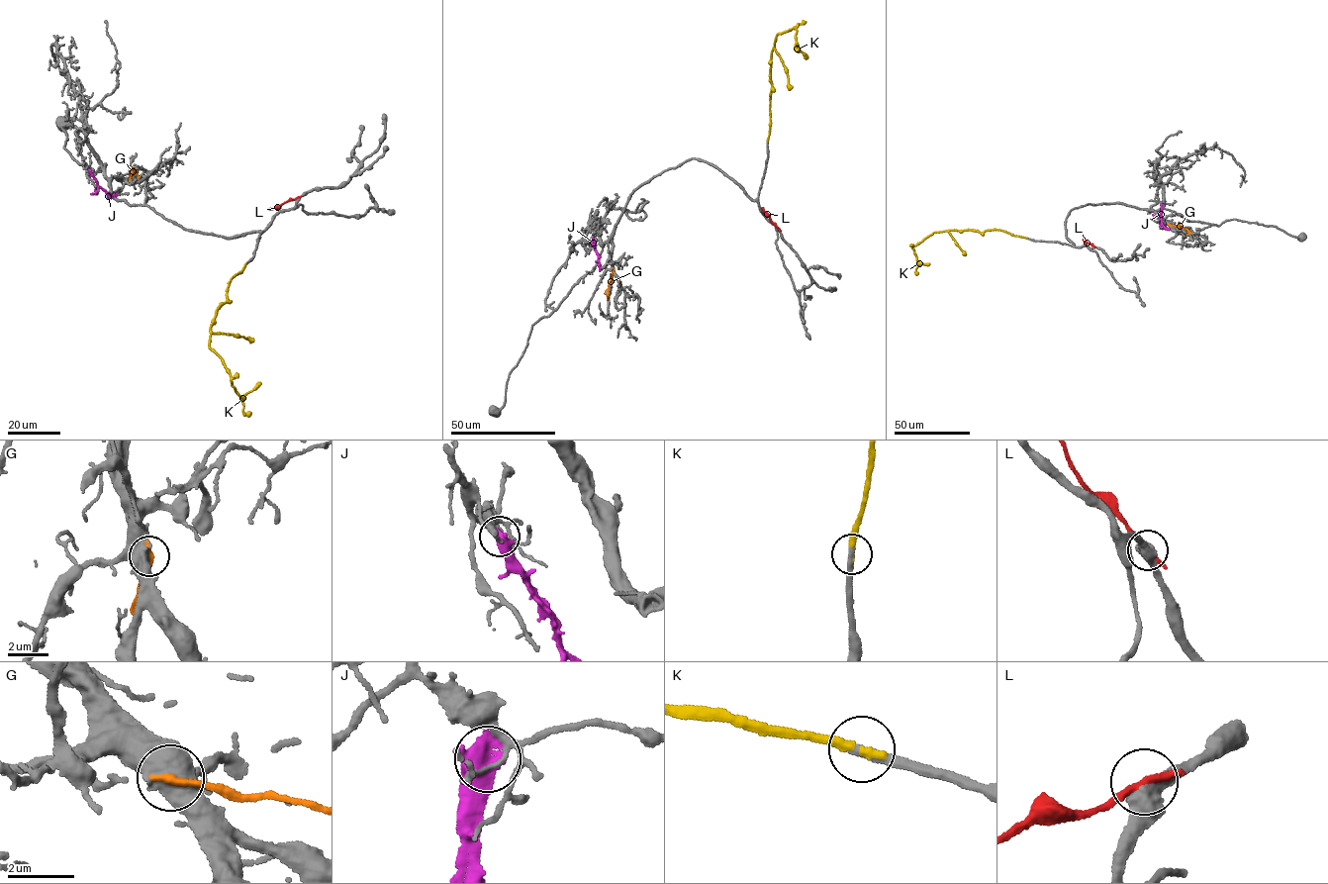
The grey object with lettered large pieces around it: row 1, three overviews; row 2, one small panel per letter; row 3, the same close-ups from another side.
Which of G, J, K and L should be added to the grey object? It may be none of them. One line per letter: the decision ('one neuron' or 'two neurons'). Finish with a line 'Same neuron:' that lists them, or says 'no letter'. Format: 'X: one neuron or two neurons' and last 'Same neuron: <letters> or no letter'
G: two neurons
J: two neurons
K: one neuron
L: two neurons
Same neuron: K

